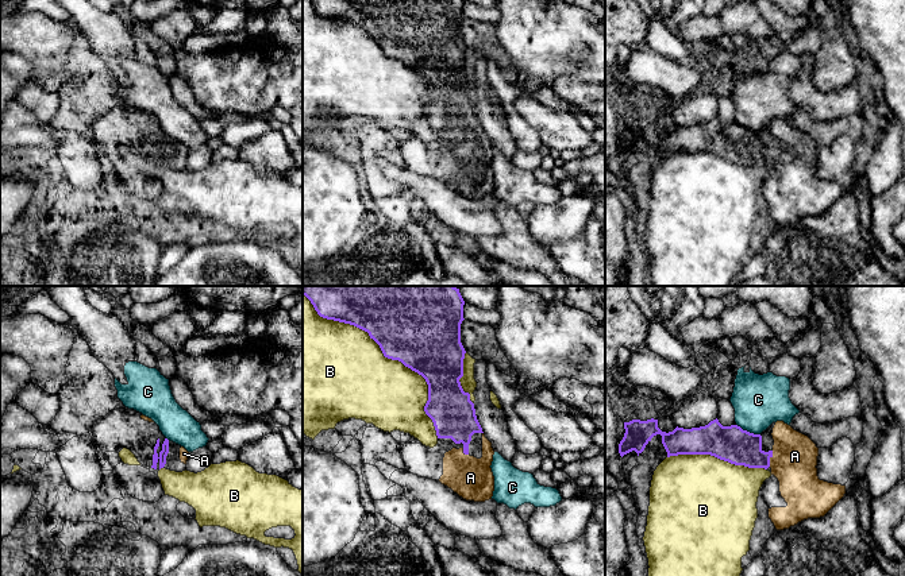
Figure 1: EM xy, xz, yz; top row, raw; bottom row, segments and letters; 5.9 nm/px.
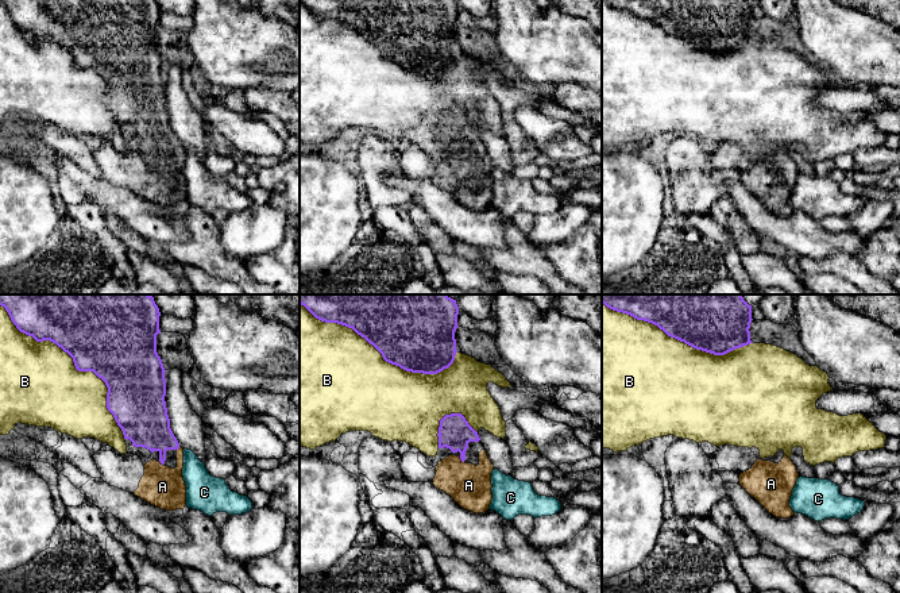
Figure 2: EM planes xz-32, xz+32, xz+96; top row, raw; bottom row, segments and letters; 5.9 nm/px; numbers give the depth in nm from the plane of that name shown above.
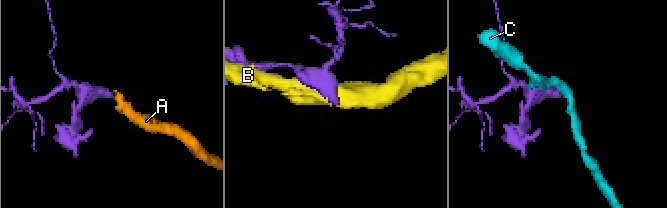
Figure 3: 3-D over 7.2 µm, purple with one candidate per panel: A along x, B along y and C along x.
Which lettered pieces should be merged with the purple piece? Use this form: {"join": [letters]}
{"join": ["A"]}

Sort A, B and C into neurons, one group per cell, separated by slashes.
A / B / C

